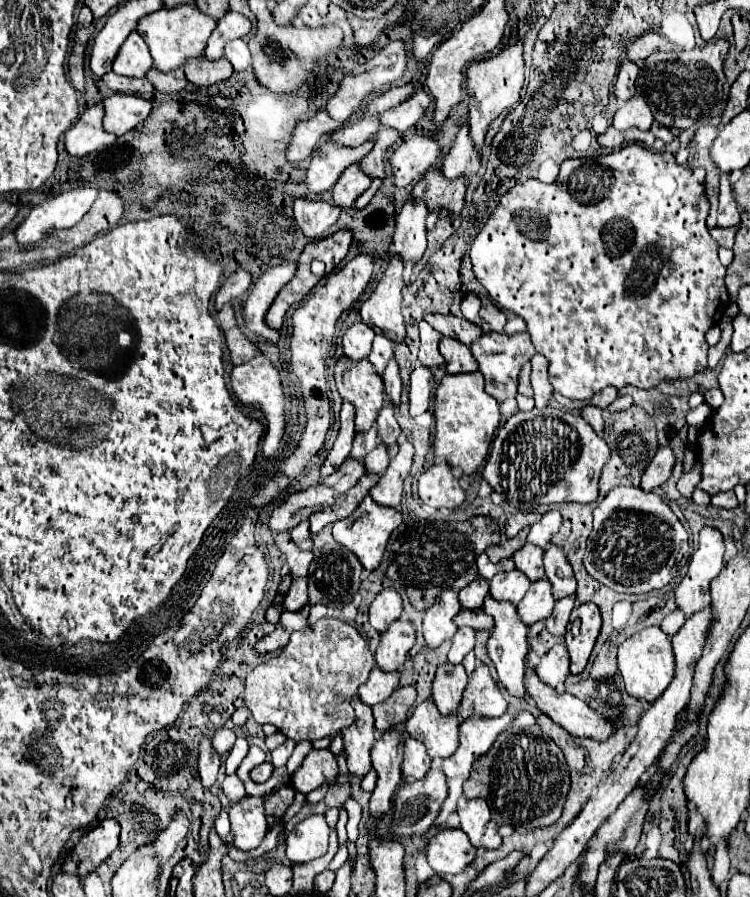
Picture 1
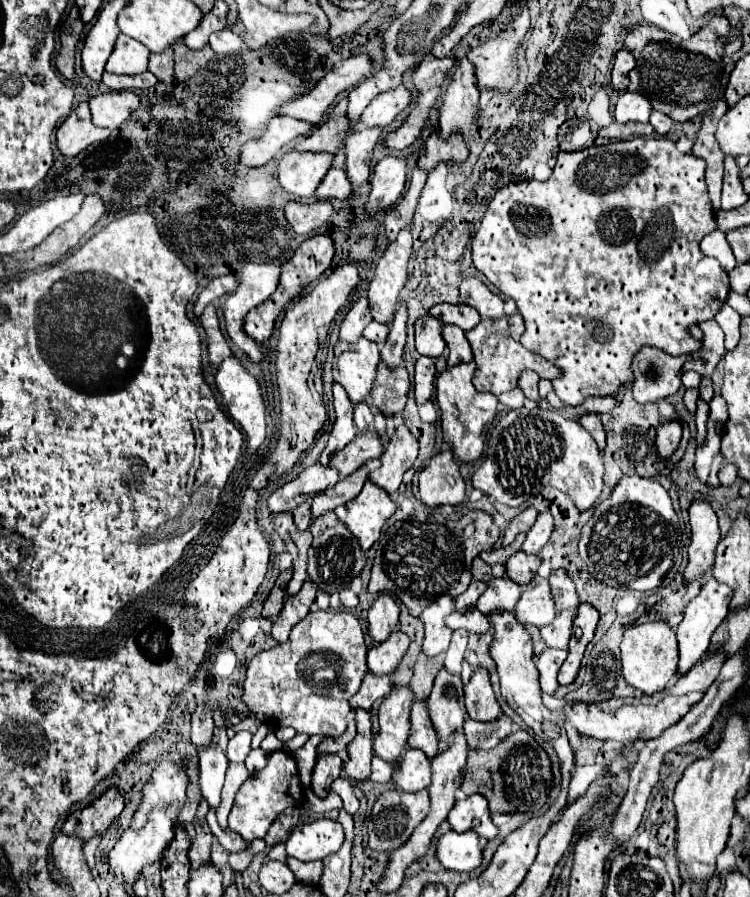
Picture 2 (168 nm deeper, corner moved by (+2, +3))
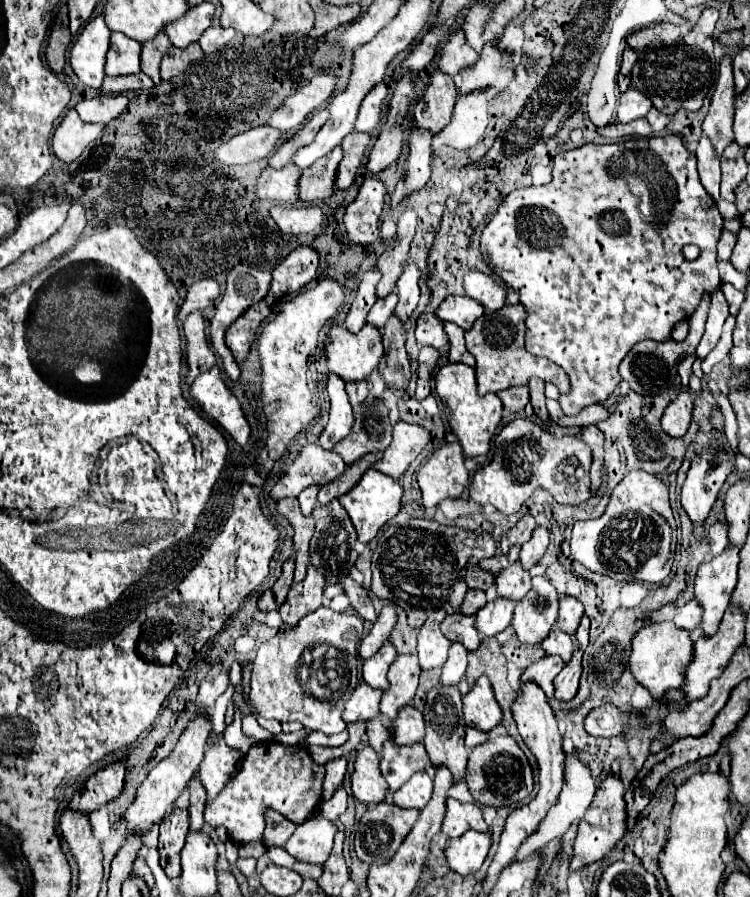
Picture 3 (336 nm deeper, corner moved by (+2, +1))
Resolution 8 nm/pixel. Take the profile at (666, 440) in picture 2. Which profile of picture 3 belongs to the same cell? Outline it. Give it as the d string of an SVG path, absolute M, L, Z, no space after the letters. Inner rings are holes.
M688 390L680 392L664 410L664 416L662 416L664 430L670 436L684 436L690 426L690 420L692 420L692 408L694 408L692 392L688 392Z

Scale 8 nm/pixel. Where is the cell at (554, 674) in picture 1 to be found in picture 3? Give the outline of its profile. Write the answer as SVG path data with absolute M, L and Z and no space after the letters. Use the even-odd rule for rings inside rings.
M544 656L540 658L538 662L530 664L524 674L522 674L522 682L534 682L538 684L544 694L548 698L554 696L554 686L552 686L552 680L556 678L556 674L564 668L564 662L560 660L560 656Z

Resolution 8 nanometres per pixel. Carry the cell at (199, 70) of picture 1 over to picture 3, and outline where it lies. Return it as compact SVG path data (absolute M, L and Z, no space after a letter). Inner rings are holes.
M192 42L192 44L186 46L186 48L170 46L168 52L164 54L162 66L160 66L160 76L162 76L162 80L170 80L172 76L180 74L190 62L200 60L202 56L204 56L204 52L200 50L200 46L198 46L196 42Z

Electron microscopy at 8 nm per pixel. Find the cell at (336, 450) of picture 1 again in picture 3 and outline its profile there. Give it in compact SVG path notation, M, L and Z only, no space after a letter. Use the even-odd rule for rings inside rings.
M328 374L328 396L330 396L332 408L330 408L328 424L320 432L320 438L318 438L322 448L334 448L334 444L338 440L342 440L354 424L352 406L348 402L348 394L344 390L344 380L336 374Z

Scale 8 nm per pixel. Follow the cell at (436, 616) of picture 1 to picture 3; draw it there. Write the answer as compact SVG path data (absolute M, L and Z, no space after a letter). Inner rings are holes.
M432 612L418 634L418 660L422 670L440 668L448 656L450 640L440 632L440 622L446 618L446 612Z

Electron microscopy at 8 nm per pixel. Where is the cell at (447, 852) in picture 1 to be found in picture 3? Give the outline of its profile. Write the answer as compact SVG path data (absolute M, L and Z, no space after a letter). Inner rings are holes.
M468 830L464 836L450 840L446 848L450 868L456 870L458 874L474 874L482 866L490 846L492 846L490 834Z

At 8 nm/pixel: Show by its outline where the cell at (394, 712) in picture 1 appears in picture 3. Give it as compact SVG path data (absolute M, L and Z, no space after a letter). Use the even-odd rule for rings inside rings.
M378 714L376 718L372 718L372 720L368 722L368 728L366 728L366 742L380 754L380 748L382 748L382 744L384 744L388 738L390 738L390 732L388 732L388 728L386 728L382 716Z

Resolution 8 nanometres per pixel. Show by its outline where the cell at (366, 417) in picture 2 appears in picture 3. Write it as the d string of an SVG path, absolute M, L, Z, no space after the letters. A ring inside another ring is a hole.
M366 380L362 382L348 382L346 384L346 392L348 392L348 396L350 396L350 400L352 400L352 406L360 406L364 400L366 400L366 396L368 396L368 388L366 388Z

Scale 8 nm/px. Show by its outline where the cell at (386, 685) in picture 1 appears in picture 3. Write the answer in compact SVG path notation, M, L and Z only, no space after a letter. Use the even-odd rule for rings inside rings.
M358 684L354 694L350 696L350 700L346 702L346 708L342 712L342 720L346 724L350 722L358 722L358 720L370 720L374 718L380 710L378 710L378 704L380 704L380 698L382 698L382 692L376 690L376 688L370 688L368 684Z

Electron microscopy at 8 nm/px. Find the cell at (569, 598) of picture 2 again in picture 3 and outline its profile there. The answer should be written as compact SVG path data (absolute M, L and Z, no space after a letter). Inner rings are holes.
M570 596L560 598L560 614L558 614L558 628L570 636L576 634L580 618L584 616L584 606Z

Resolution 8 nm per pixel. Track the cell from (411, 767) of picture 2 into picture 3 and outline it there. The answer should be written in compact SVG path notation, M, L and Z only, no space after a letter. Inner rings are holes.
M416 772L408 784L394 792L394 804L398 808L418 808L422 810L432 796L432 778L426 772Z

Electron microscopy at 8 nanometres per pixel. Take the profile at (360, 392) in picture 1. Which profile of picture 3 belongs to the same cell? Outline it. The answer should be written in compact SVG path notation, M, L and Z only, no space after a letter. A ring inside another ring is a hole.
M332 324L328 338L328 368L342 376L344 382L362 380L378 366L382 356L382 332L374 324L364 324L358 334L348 332L340 324Z

